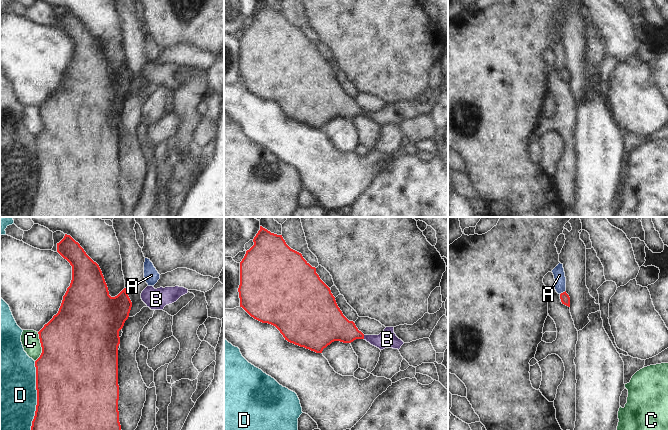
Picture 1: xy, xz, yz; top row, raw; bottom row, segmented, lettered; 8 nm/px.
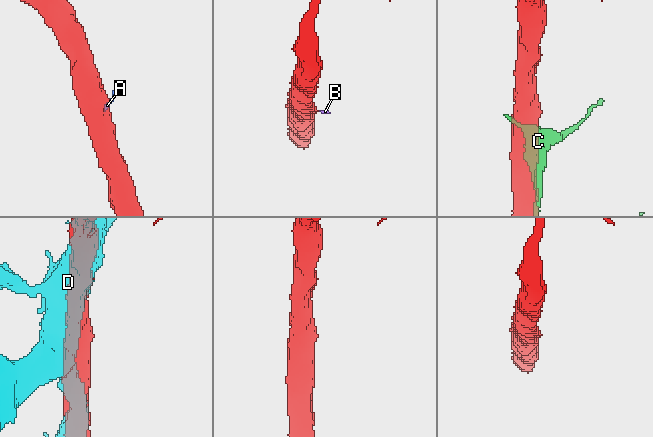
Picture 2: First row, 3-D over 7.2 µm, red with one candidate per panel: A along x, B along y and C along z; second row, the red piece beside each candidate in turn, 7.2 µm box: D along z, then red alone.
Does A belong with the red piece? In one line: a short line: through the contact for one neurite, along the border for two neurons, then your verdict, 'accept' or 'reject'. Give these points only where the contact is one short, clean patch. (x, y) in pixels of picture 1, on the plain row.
yz (565, 66), (560, 70) | reject

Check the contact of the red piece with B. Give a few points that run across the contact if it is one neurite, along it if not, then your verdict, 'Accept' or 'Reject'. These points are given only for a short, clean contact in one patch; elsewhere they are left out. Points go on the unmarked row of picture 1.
Line: xz (334, 102), (363, 113), (387, 115). Accept

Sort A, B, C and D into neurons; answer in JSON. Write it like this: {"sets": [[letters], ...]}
{"sets": [["A"], ["B"], ["C"], ["D"]]}

